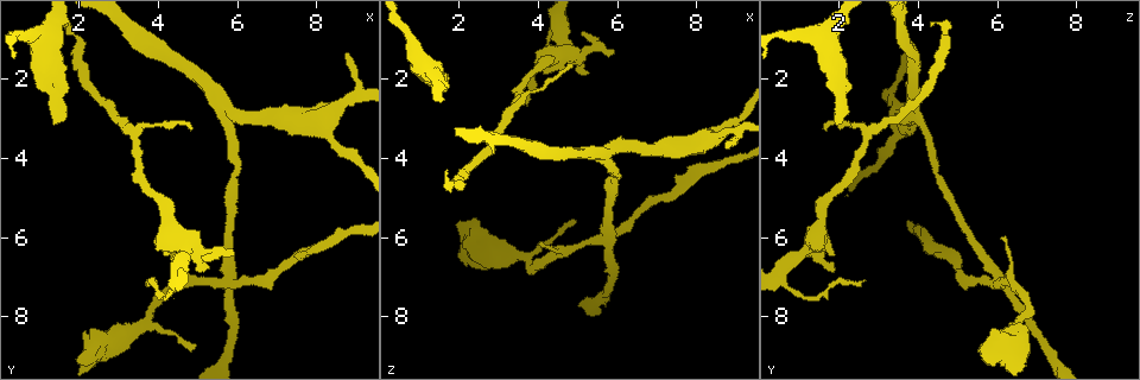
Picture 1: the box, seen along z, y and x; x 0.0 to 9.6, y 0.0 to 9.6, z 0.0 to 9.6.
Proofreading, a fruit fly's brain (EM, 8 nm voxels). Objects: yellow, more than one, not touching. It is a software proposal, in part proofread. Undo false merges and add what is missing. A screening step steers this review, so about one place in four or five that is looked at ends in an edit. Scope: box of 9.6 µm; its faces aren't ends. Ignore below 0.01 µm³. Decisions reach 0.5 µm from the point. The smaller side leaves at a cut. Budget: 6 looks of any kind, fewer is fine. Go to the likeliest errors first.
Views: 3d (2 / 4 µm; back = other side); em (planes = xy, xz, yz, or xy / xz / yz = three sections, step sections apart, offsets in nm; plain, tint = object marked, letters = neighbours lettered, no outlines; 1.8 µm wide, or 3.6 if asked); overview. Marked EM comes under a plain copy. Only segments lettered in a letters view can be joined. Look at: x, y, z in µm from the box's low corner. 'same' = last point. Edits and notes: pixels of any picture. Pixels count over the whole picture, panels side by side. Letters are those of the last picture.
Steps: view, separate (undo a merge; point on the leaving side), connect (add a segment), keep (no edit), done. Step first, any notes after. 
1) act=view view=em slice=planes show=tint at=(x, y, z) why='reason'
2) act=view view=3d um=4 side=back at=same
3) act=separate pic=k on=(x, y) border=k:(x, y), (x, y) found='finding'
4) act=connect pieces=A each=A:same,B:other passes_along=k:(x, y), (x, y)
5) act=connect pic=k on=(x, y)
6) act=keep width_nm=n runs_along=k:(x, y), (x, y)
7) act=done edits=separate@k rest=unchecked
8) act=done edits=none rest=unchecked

act=view view=3d um=4 at=(5.65, 7.15, 6.05) why='four or more arms meet'

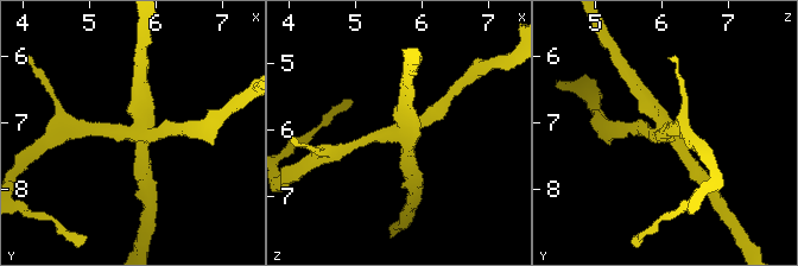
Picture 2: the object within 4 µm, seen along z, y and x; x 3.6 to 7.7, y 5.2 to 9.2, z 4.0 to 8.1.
act=view view=em slice=xy step=8 show=tint at=(5.70, 7.15, 6.00) arms=4

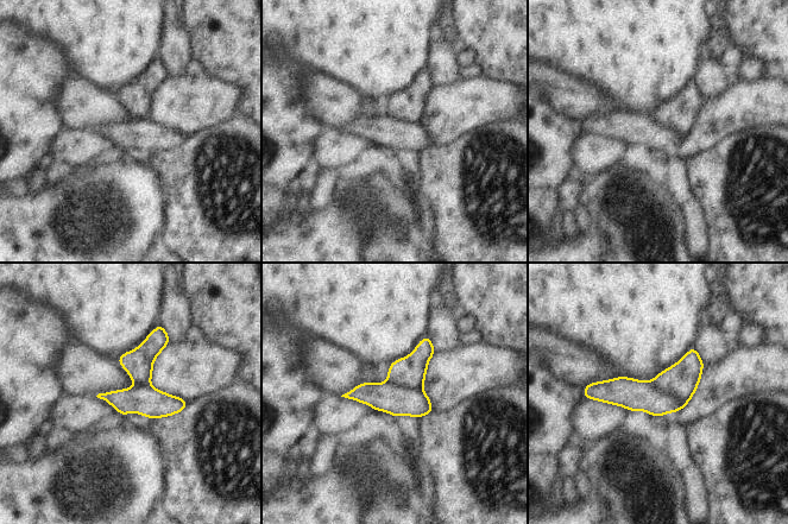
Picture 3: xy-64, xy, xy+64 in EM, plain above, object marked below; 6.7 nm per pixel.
act=view view=em slice=xy step=8 show=letters at=same

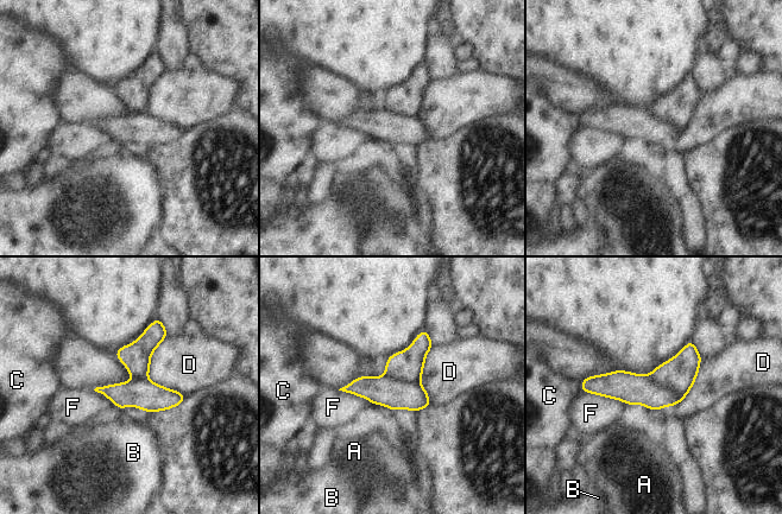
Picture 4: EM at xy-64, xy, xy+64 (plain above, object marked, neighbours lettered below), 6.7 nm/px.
act=separate pic=4 on=(631, 388) longest_contact=D:440nm each=A:other,B:other,C:other,D:other,F:other part_leaving=4:(588, 380), (678, 399) found='a second neuron is stuck on'

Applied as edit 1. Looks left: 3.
act=view view=overview

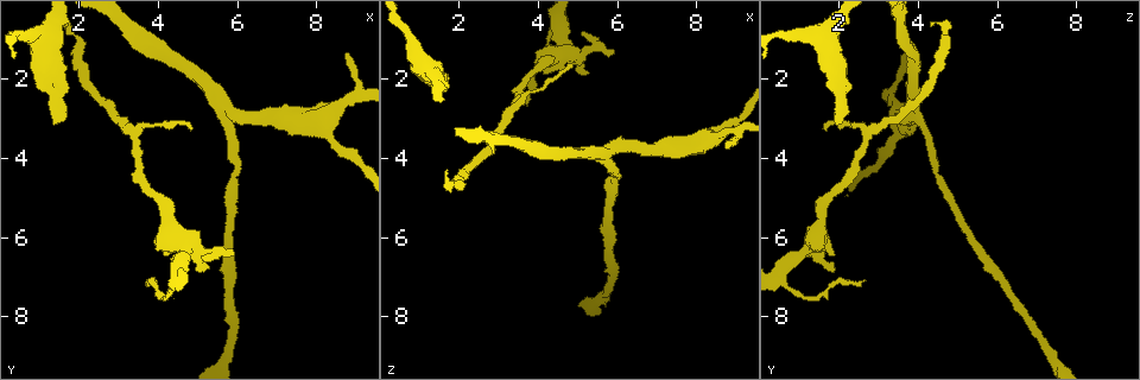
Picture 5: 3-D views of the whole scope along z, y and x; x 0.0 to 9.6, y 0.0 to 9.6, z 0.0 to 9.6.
act=view view=3d um=2 at=(1.50, 3.05, 1.90) why='an open end'

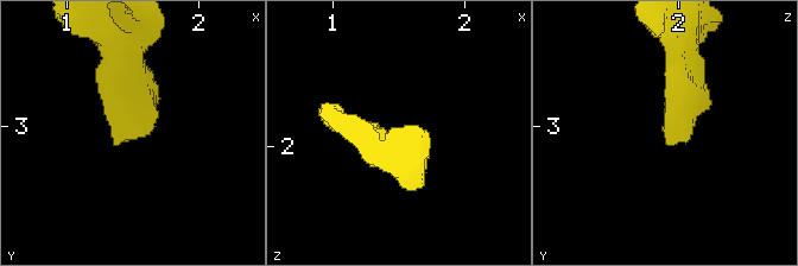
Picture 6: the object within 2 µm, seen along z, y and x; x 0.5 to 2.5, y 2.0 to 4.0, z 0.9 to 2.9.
act=view view=em slice=planes show=letters at=(1.44, 3.10, 1.90)

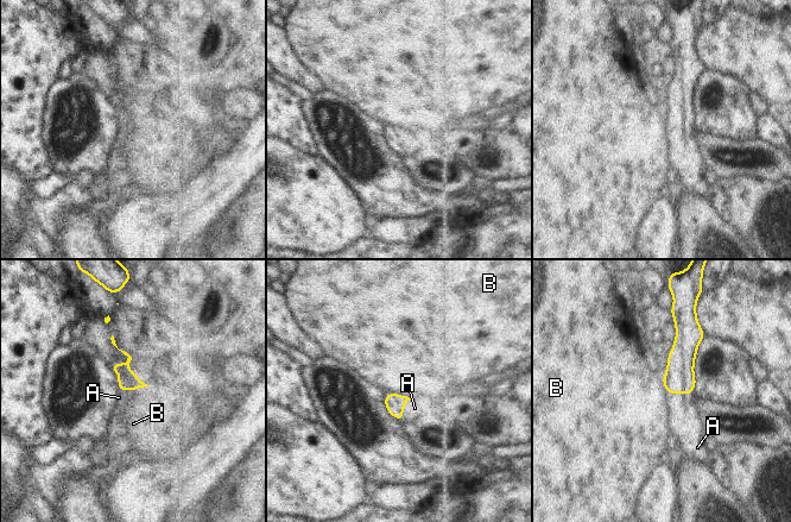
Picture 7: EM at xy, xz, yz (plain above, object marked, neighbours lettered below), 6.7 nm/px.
act=connect pieces=A each=A:same,B:other passes_along=7:(679, 377), (681, 392), (676, 401) found='it goes on there'

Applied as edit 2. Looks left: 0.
act=done edits=separate@4,connect@7 rest=unchecked

